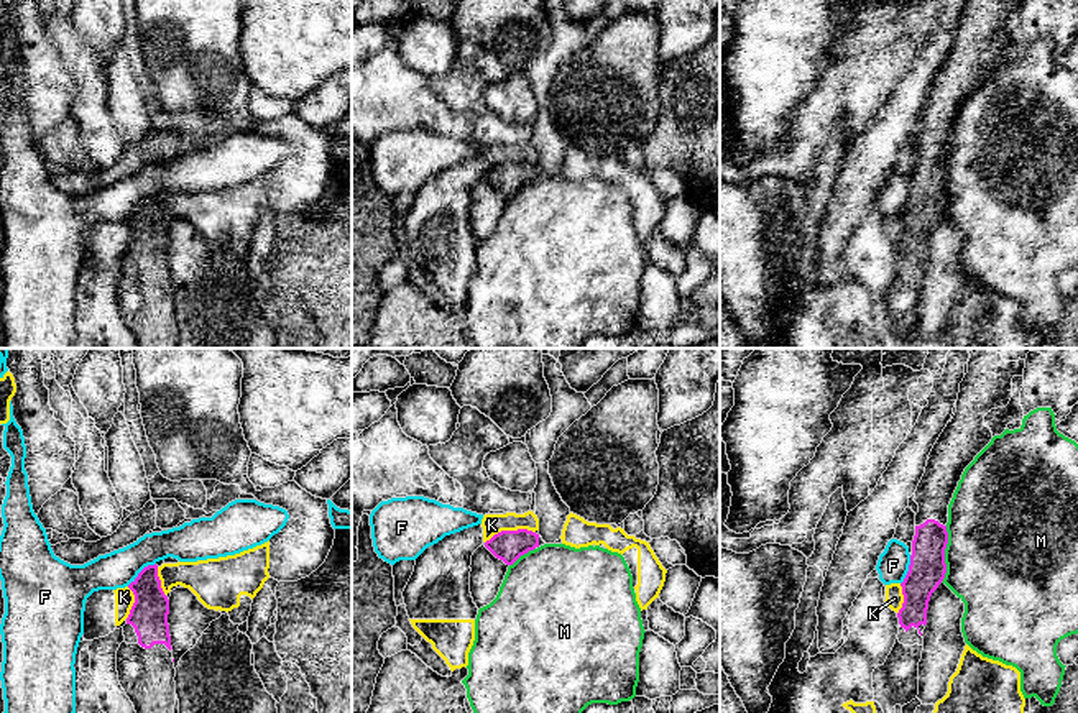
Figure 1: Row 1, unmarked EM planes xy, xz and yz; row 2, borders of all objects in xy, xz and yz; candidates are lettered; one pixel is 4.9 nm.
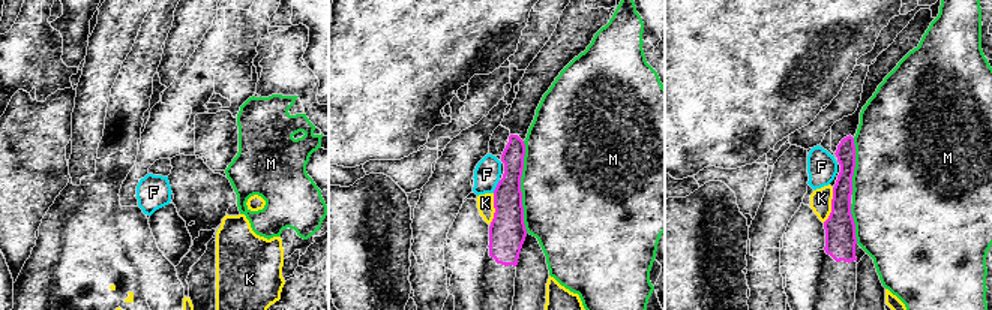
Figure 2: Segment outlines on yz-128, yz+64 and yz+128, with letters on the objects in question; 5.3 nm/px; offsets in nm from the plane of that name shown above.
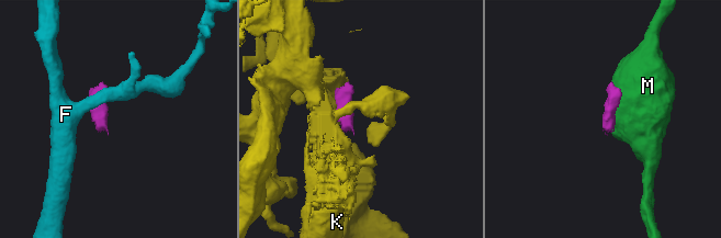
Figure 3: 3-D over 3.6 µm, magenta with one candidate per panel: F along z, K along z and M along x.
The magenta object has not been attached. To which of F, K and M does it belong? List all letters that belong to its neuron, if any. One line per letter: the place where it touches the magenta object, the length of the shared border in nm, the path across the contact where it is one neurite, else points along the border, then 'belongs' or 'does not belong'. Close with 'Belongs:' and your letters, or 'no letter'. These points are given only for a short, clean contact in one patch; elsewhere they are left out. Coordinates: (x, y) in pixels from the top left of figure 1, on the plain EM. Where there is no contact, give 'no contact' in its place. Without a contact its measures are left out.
F: meets magenta in xy at (140, 204); contact 180 nm long; border along xy (155, 194), (148, 196), (127, 217); does not belong
K: meets magenta in xz at (510, 163); contact 260 nm long; border along xz (534, 163), (502, 161), (485, 174); does not belong
M: meets magenta in yz at (944, 186); contact 280 nm long; does not belong
Belongs: no letter

